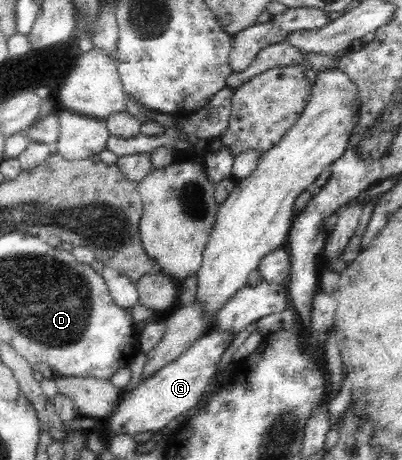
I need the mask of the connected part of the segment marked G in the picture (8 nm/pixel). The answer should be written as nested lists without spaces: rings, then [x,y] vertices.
[[[214,330],[200,336],[177,360],[158,370],[155,375],[142,379],[136,388],[124,393],[118,408],[107,417],[108,428],[116,435],[124,433],[132,437],[141,433],[160,434],[172,420],[200,402],[234,338],[235,335]]]

